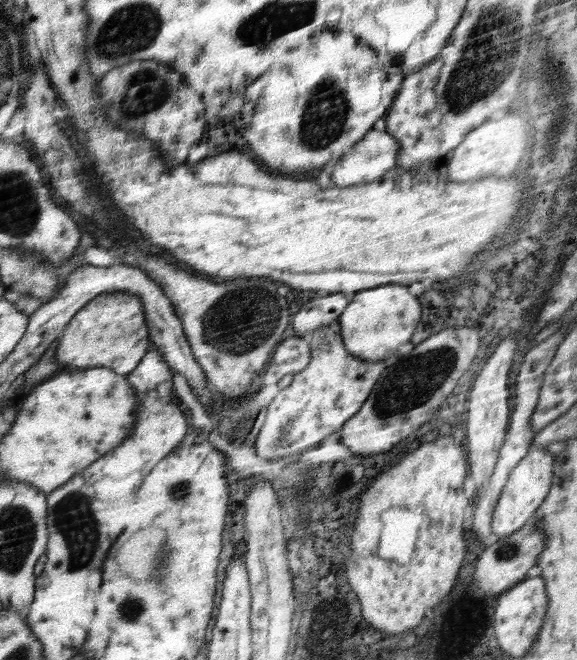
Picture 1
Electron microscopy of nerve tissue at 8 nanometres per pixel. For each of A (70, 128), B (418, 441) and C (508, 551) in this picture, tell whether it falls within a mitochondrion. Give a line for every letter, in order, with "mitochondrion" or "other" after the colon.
A: other
B: other
C: mitochondrion

